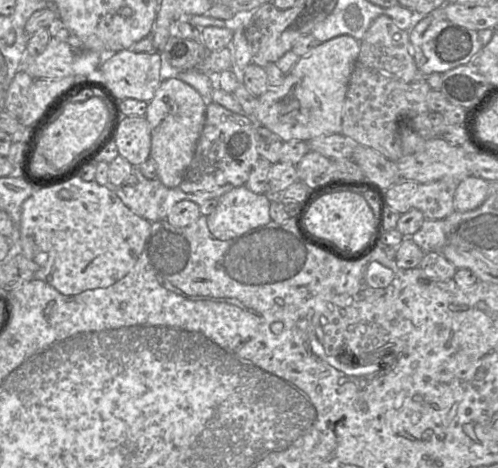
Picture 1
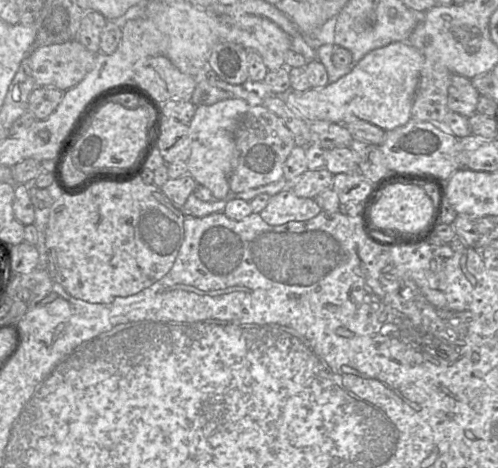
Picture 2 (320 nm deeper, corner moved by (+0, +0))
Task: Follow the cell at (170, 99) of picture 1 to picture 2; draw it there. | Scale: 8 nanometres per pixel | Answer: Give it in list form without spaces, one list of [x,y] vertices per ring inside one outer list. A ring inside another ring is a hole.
[[[237,97],[200,105],[189,123],[191,153],[186,161],[189,175],[198,185],[209,189],[217,199],[225,198],[230,193],[229,175],[234,164],[235,131],[249,107],[245,100]]]

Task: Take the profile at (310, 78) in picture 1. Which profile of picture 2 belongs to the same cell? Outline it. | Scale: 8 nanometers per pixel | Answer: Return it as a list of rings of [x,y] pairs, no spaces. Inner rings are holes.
[[[394,42],[367,53],[350,72],[324,87],[304,92],[275,94],[283,97],[303,118],[343,123],[350,118],[370,122],[391,131],[411,120],[411,109],[424,64],[423,54],[409,42]]]

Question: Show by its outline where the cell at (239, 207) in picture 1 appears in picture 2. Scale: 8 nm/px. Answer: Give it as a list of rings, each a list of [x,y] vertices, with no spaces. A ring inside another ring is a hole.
[[[283,190],[269,200],[259,213],[270,225],[281,225],[291,221],[306,221],[321,213],[322,209],[314,199],[302,198],[291,190]]]

